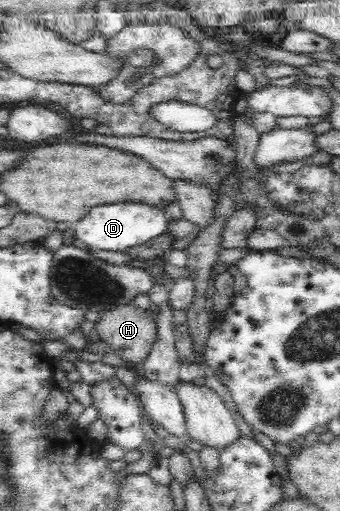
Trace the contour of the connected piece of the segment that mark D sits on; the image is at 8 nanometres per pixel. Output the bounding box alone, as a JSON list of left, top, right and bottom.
[70,202,168,252]

